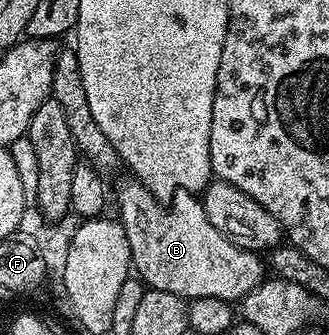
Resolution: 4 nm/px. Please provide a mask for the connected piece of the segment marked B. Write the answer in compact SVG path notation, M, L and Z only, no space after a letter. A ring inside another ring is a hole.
M135 179L128 180L116 193L116 205L120 208L118 220L126 231L128 246L132 252L132 269L149 289L172 292L181 299L209 297L233 303L239 302L266 277L266 265L250 249L240 249L218 227L206 219L204 202L195 193L178 192L165 203Z

